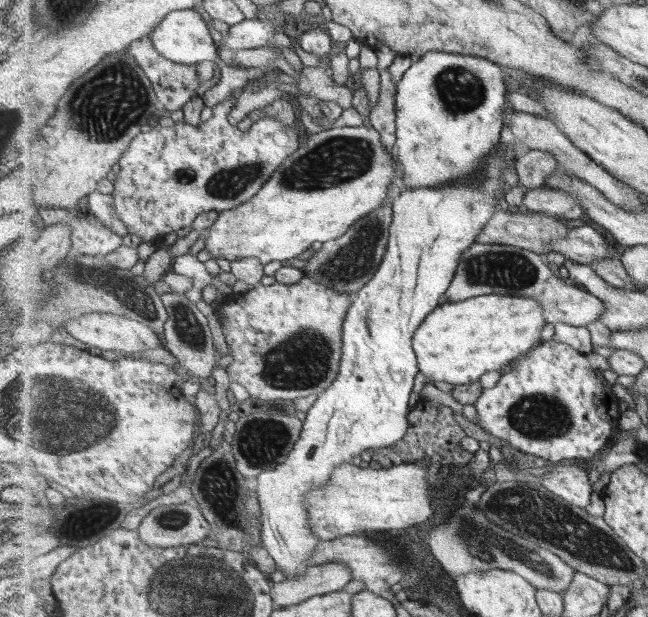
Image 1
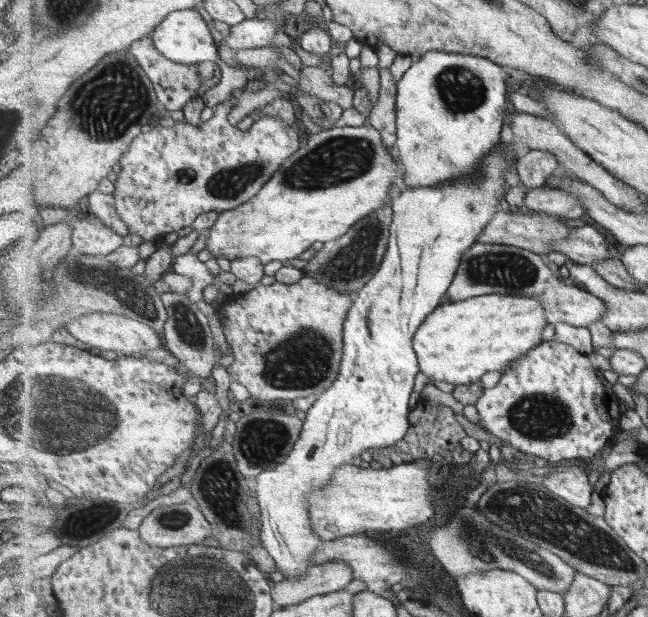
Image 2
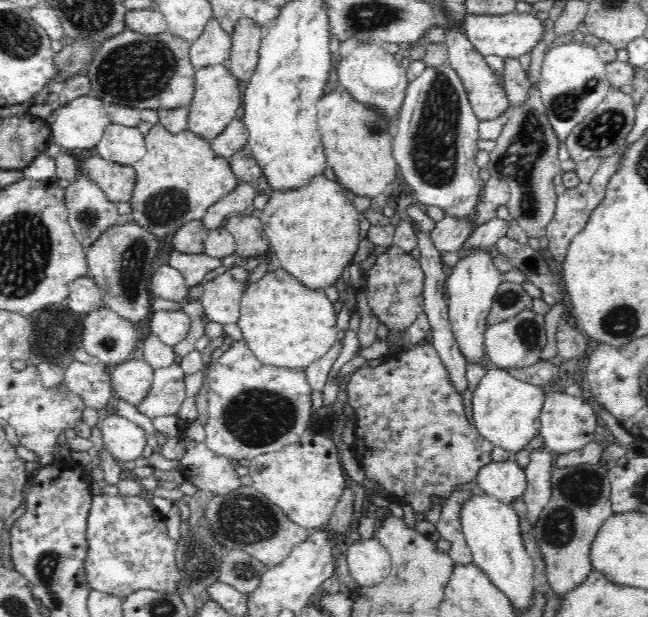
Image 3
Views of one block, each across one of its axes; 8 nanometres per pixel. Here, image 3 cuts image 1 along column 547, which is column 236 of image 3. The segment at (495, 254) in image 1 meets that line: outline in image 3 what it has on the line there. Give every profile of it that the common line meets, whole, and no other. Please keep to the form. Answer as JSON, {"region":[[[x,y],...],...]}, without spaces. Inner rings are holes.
{"region":[[[232,265],[230,270],[218,274],[212,282],[204,284],[200,302],[204,307],[205,319],[218,324],[233,324],[240,317],[240,302],[248,288],[252,273],[245,267]]]}

